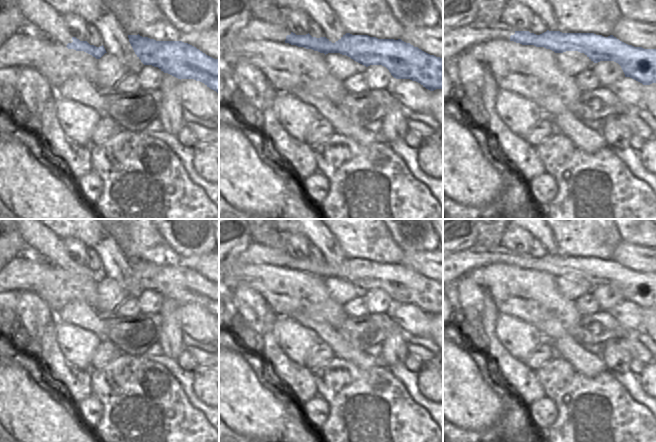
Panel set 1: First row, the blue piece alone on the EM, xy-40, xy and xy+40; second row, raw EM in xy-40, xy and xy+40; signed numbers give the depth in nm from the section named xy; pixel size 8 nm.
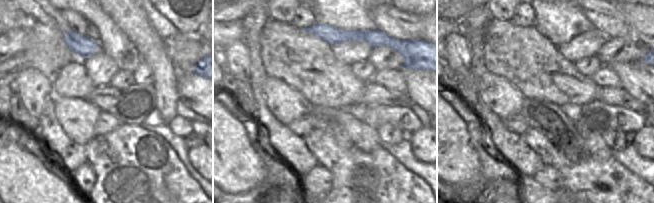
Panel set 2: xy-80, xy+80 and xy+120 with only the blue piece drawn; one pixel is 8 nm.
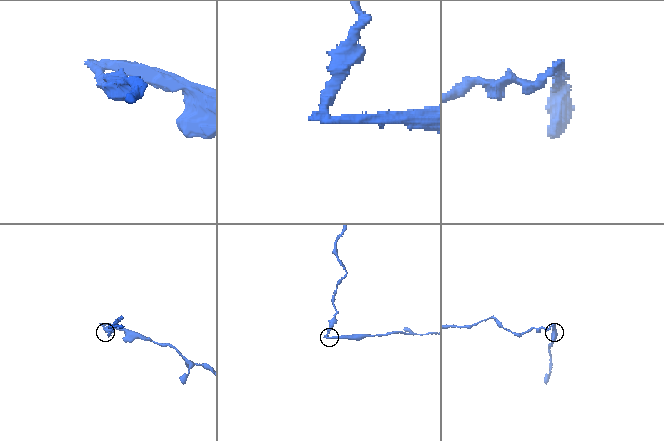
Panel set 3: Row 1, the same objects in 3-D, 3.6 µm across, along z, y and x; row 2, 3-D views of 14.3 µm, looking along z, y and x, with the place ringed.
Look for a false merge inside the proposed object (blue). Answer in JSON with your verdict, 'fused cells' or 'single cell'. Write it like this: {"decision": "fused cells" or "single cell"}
{"decision": "fused cells"}

